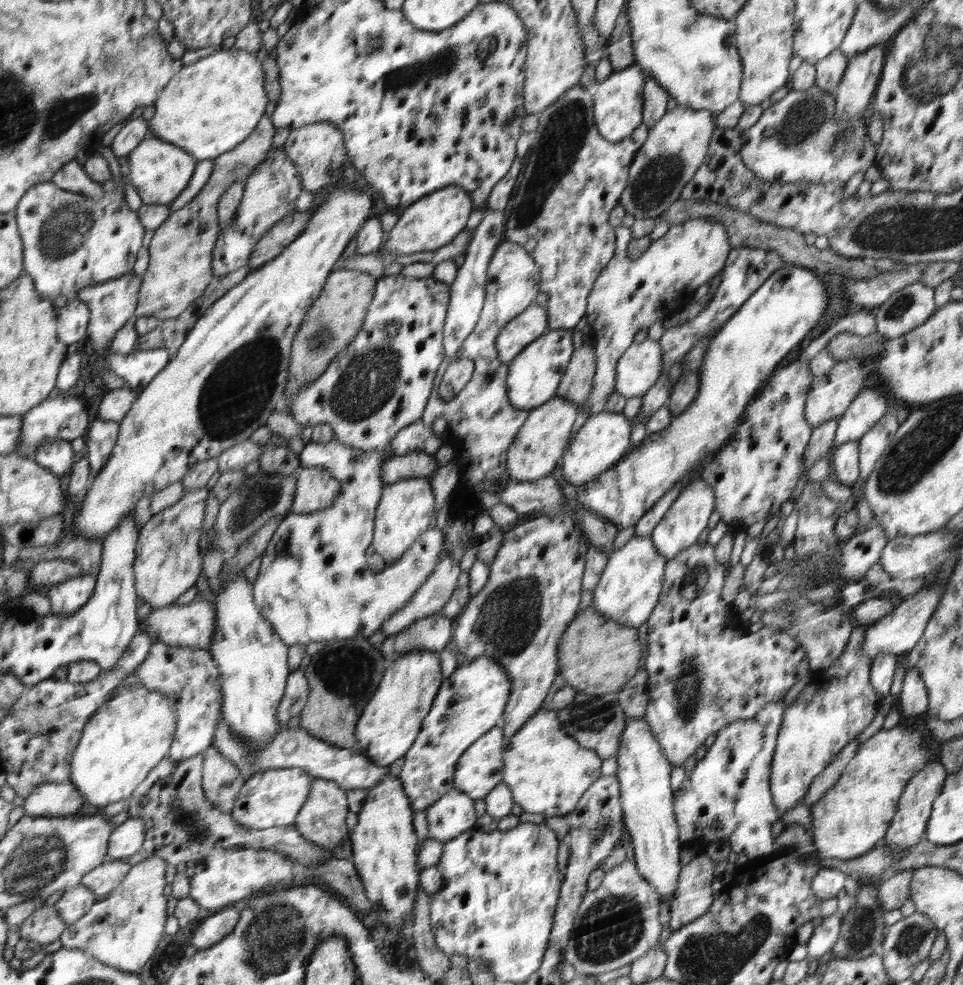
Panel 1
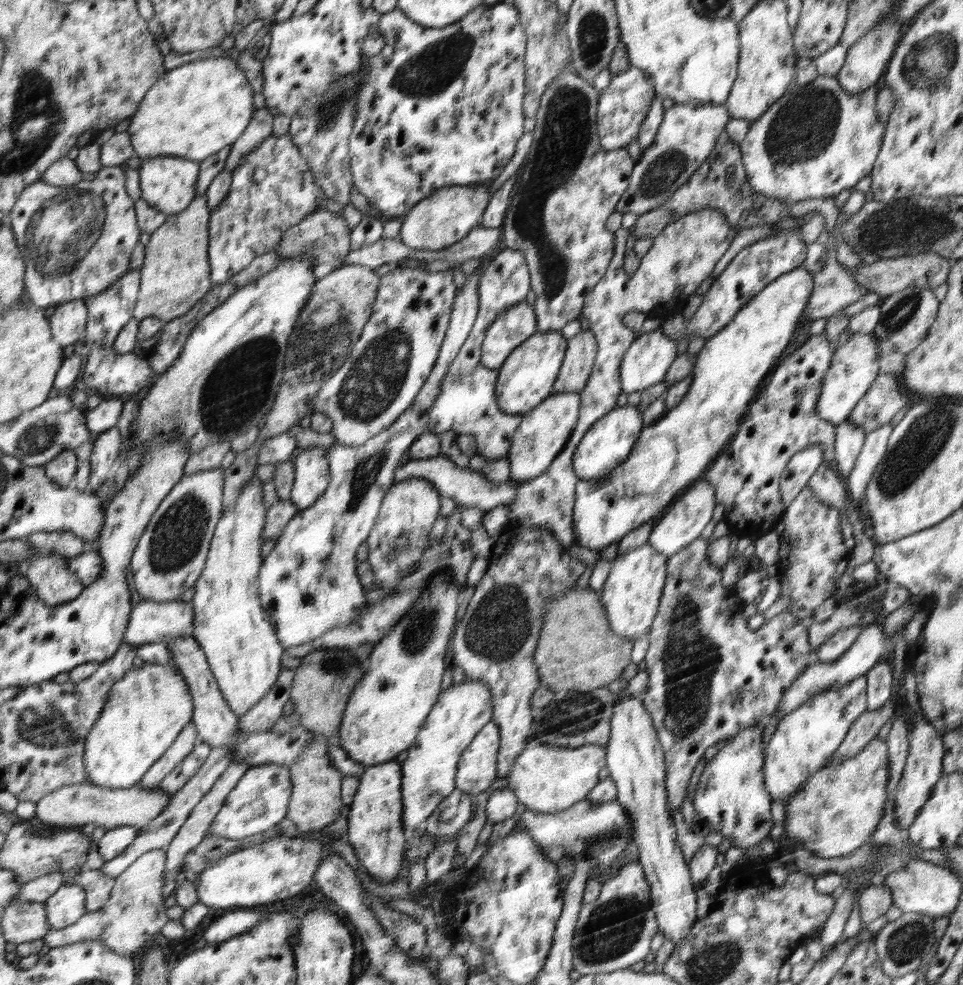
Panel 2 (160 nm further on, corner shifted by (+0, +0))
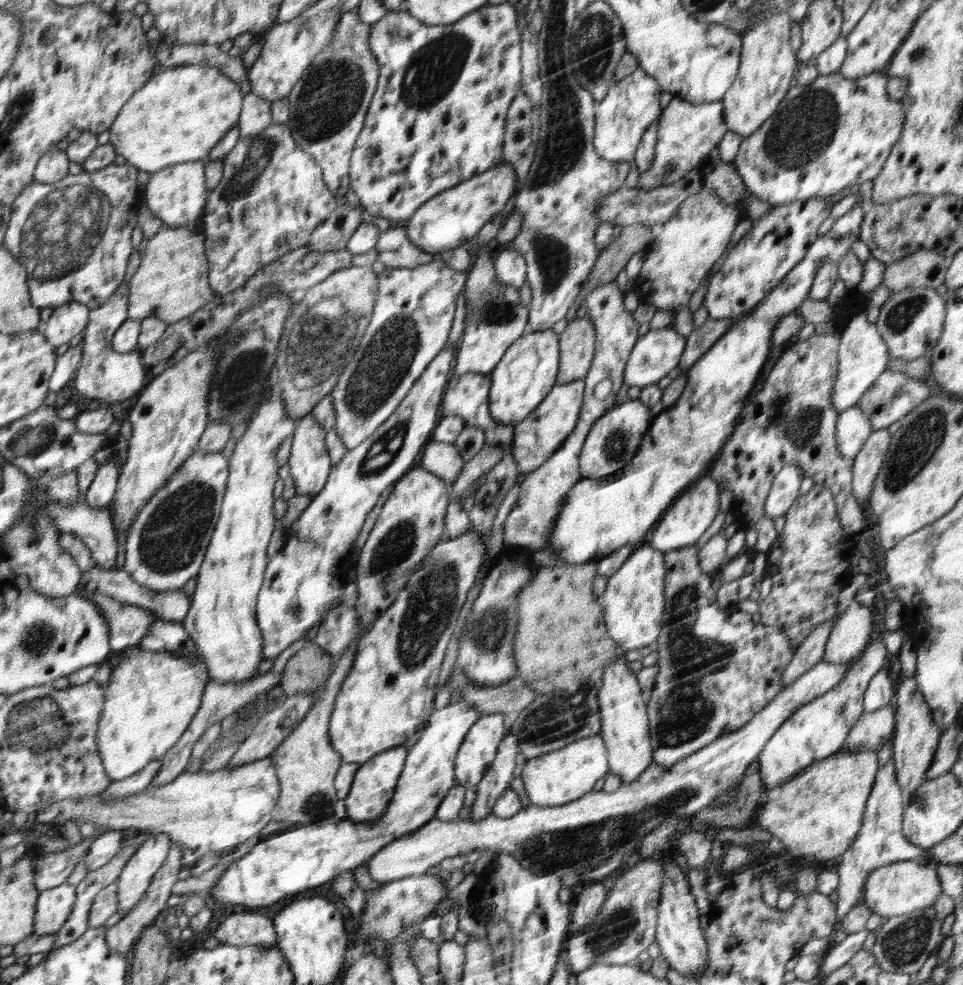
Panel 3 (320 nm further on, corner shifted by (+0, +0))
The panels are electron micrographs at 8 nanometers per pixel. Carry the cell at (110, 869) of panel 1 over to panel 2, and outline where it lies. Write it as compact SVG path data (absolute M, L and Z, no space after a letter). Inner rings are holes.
M98 870L83 871L74 881L68 883L78 883L88 891L86 906L88 913L100 911L107 900L110 898L114 878L101 874Z

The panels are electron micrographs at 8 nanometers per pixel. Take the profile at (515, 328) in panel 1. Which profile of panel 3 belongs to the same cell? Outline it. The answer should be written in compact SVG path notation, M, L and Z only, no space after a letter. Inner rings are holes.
M511 204L494 216L493 220L485 225L476 236L478 240L477 246L474 247L475 256L471 269L467 273L463 290L466 295L466 311L468 312L464 320L463 335L457 348L457 359L453 365L452 373L456 375L491 374L501 363L509 346L520 340L528 331L529 307L522 306L519 289L513 286L501 286L494 280L494 258L491 257L488 249L482 249L485 254L478 254L481 246L487 246L488 242L494 240L495 234L510 215Z

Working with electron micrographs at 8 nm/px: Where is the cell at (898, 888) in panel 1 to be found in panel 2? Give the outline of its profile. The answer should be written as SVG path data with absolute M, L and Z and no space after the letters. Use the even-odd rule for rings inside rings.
M876 882L861 890L861 896L857 902L860 906L860 921L863 930L874 920L886 914L893 904L890 889L883 883Z

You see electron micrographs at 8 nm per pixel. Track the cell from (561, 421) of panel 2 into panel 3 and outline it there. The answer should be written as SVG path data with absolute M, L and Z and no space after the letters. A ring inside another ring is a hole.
M584 380L555 384L545 400L517 424L518 438L514 438L514 450L510 453L520 473L528 474L538 470L570 438L576 422L580 420L581 409L584 408L585 389Z

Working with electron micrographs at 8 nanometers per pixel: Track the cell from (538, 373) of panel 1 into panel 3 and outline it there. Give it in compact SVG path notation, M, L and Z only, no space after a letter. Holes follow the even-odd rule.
M552 329L526 334L510 345L501 363L491 373L489 413L501 424L517 425L525 420L552 392L559 370L560 338Z

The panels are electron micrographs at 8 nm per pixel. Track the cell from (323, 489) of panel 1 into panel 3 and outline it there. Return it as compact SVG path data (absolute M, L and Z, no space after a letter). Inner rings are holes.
M310 412L298 420L297 432L292 436L288 466L295 478L298 495L316 496L332 473L333 461L325 446L325 428Z

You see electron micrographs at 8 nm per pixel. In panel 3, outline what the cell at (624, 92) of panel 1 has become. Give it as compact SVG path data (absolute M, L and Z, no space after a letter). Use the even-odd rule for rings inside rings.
M640 67L620 82L612 82L608 86L605 98L598 104L596 112L596 130L594 130L593 146L608 162L624 162L633 160L641 138L649 130L663 111L660 97L663 91L653 75L646 74Z

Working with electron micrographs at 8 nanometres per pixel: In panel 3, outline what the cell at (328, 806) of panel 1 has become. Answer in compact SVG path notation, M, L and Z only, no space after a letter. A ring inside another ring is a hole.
M348 646L337 659L336 668L327 678L327 683L319 697L313 702L307 715L298 726L282 740L270 754L274 762L278 762L278 774L282 774L282 806L278 806L278 814L274 814L274 822L292 822L294 827L304 827L322 823L334 814L336 790L332 786L334 776L344 764L340 753L334 750L329 734L329 722L333 714L337 694L341 690L344 677L349 673L357 651L356 646Z

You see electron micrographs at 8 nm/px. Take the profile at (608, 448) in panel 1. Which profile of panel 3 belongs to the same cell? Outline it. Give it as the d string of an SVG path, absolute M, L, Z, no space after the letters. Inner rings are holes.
M630 399L610 409L593 425L585 447L582 449L580 456L582 476L607 477L609 474L616 473L619 468L624 469L640 447L642 436L648 432L650 418L652 418L652 408L646 406L640 399Z

